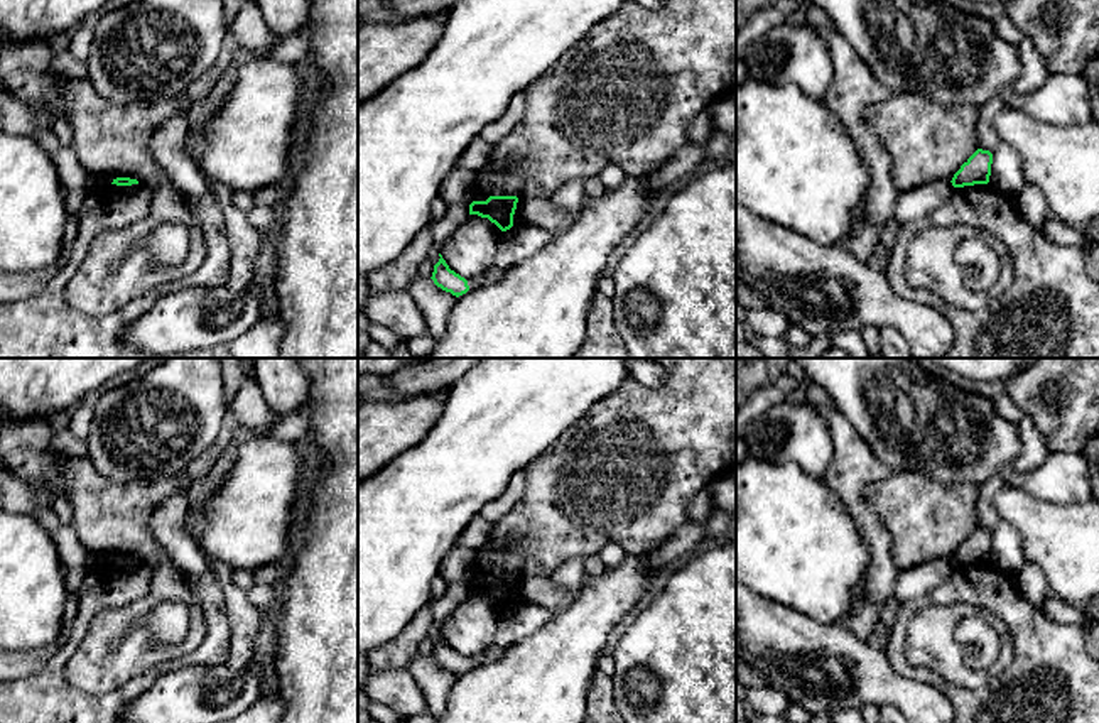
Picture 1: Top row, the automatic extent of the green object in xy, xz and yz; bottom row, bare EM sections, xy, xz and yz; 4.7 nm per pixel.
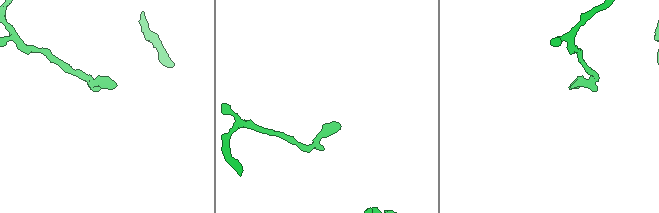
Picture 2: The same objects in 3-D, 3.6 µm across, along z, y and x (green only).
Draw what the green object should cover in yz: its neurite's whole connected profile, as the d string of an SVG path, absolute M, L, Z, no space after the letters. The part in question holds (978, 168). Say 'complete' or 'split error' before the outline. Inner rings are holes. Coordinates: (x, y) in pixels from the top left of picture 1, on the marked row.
complete; M977 149L954 174L952 186L964 188L974 184L988 184L991 176L993 154Z

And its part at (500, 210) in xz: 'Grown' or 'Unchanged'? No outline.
Unchanged

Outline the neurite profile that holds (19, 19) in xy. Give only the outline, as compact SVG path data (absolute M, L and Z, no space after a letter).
M0 0L0 35L12 41L71 34L111 0Z

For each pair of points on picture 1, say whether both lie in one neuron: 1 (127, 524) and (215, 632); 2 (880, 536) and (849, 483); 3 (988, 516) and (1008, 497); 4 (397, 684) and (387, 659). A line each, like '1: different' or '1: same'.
1: different
2: same
3: different
4: different

